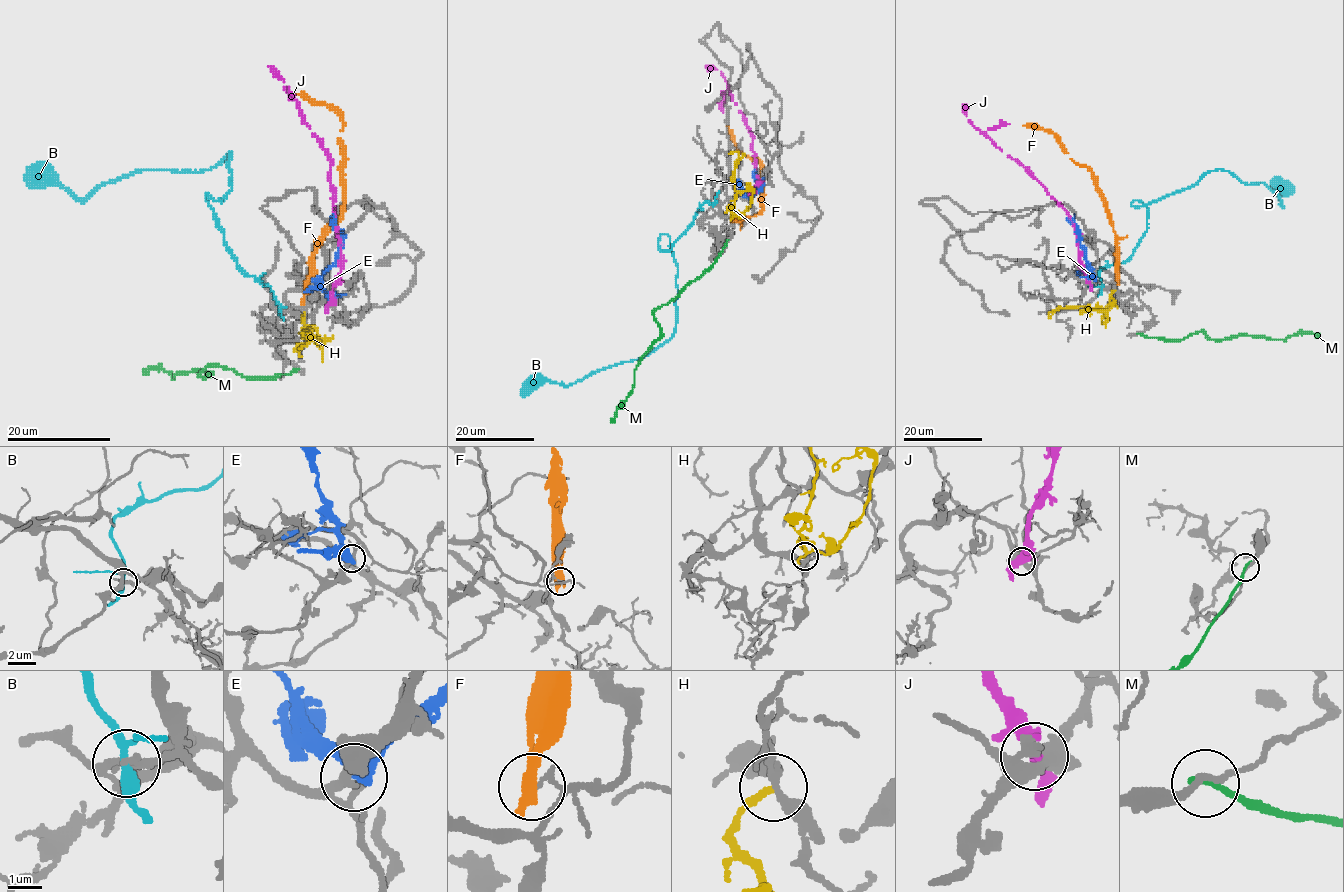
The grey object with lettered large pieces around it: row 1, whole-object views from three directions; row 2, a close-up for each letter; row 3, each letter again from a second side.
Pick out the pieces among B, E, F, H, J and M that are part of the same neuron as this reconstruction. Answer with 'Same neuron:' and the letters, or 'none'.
Same neuron: H

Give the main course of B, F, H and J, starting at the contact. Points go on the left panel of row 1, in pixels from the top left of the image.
B: (280, 310), (236, 265), (209, 202), (231, 189), (229, 152), (210, 169), (140, 170), (82, 201), (24, 175)
F: (303, 301), (316, 241), (340, 214), (343, 195), (341, 144), (343, 123), (340, 116), (325, 105), (297, 93)
H: (305, 311), (302, 317), (307, 328), (303, 336), (306, 333), (312, 337), (299, 349)
J: (329, 304), (341, 270), (330, 158), (308, 125), (303, 123), (303, 114), (289, 88), (268, 65)

